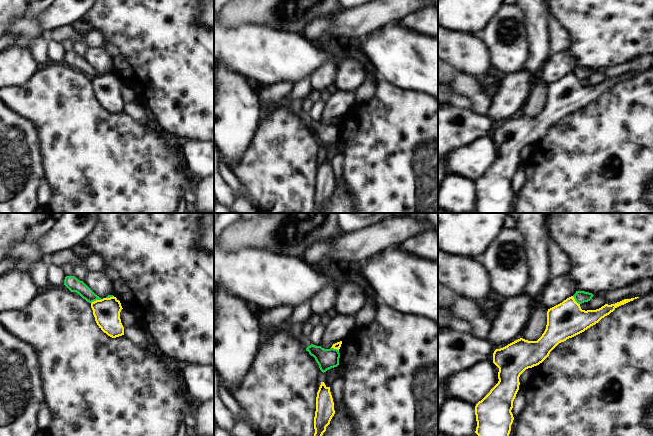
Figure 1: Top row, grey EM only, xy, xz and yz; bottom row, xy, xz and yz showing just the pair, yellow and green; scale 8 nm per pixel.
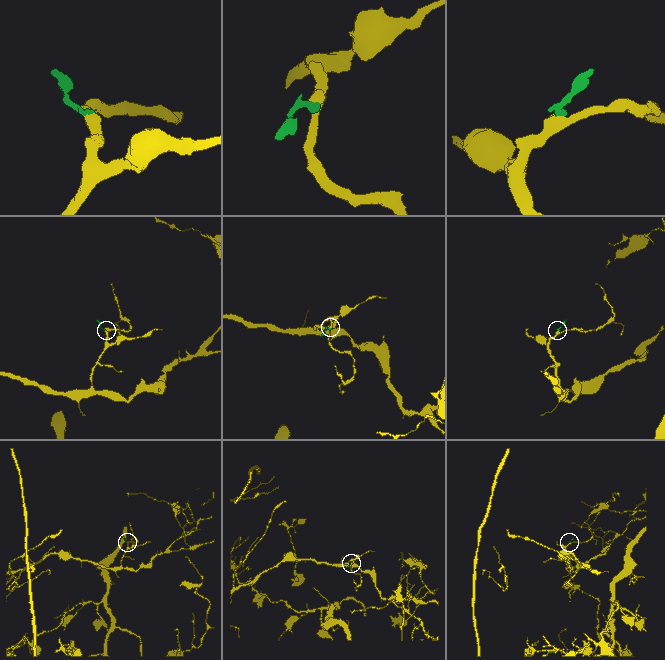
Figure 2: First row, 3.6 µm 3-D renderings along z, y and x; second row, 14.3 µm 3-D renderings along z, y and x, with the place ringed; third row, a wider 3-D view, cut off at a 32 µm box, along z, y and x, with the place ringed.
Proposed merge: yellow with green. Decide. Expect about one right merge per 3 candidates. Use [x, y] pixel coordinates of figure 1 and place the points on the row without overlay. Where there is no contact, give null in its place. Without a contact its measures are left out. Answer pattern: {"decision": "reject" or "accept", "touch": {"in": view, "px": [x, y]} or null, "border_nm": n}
{"decision": "reject", "touch": {"in": "xy", "px": [96, 76]}, "border_nm": 90}

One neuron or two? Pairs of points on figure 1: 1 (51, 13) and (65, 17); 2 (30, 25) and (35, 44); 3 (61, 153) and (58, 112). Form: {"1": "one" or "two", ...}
{"1": "one", "2": "two", "3": "one"}

